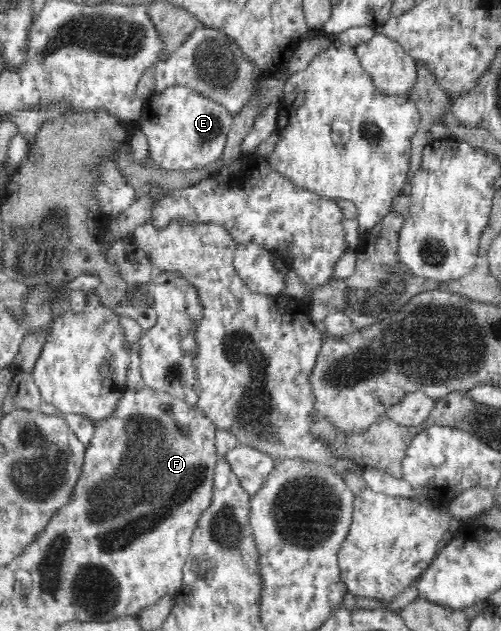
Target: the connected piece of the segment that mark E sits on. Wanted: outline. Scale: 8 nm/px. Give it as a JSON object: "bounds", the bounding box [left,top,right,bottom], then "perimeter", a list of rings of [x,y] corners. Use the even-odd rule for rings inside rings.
{"bounds":[134,84,233,171],"perimeter":[[[177,84],[165,87],[163,91],[156,90],[143,100],[140,116],[134,123],[134,130],[140,129],[144,132],[145,139],[148,139],[147,164],[159,167],[161,171],[201,171],[223,155],[228,131],[233,123],[233,114],[220,103],[187,86]]]}

